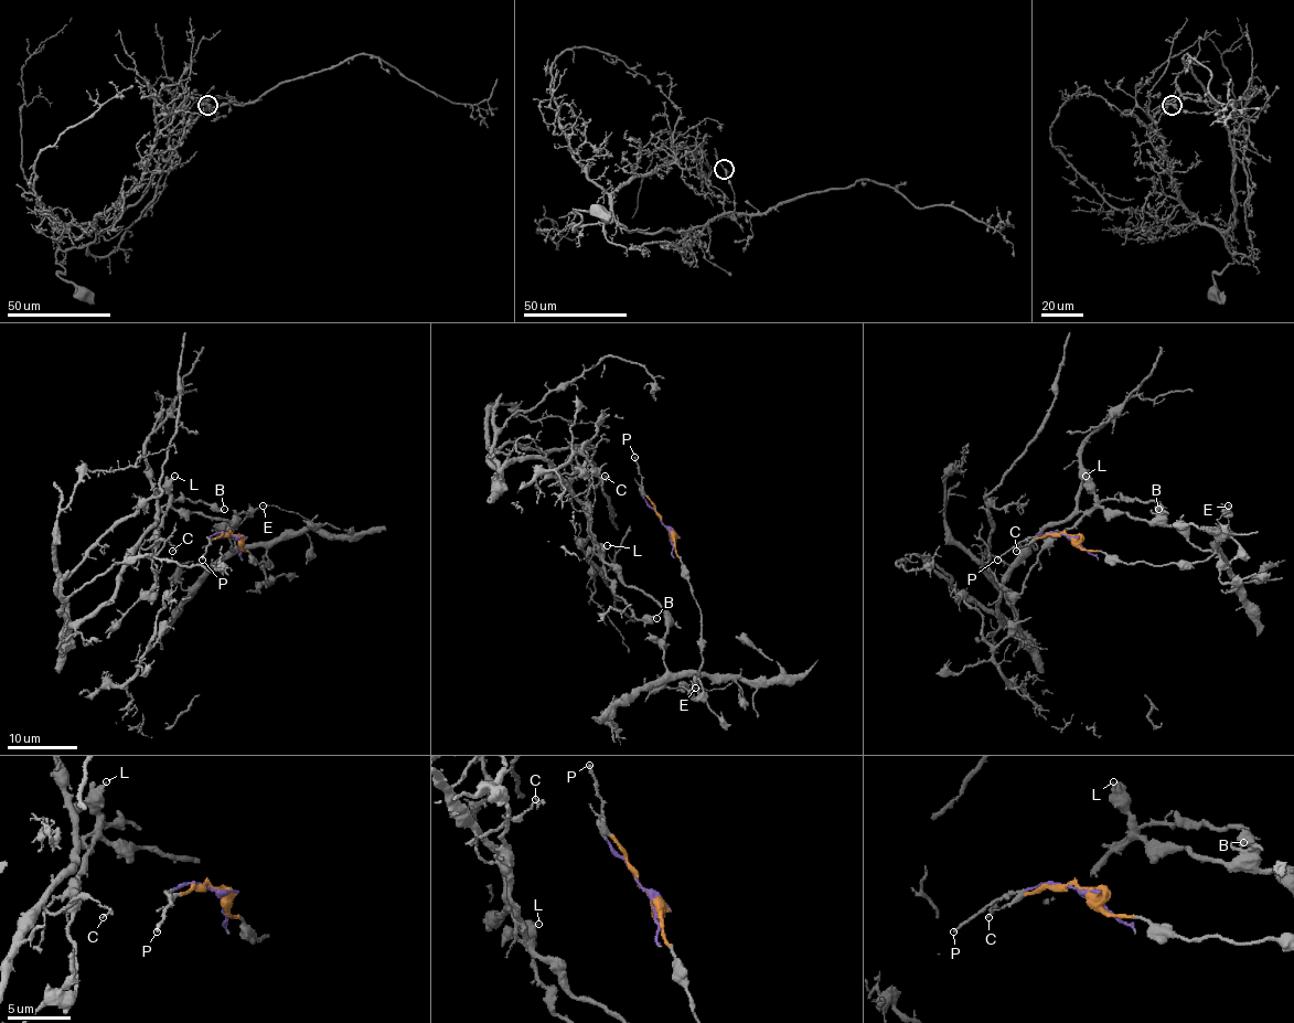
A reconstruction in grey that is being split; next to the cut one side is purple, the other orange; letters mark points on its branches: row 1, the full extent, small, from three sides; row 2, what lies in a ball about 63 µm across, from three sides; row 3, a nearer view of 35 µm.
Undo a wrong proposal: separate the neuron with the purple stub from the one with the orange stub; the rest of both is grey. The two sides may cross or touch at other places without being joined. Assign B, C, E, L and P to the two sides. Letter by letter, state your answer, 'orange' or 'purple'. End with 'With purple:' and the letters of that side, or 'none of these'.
B: orange
C: orange
E: orange
L: orange
P: purple
With purple: P

